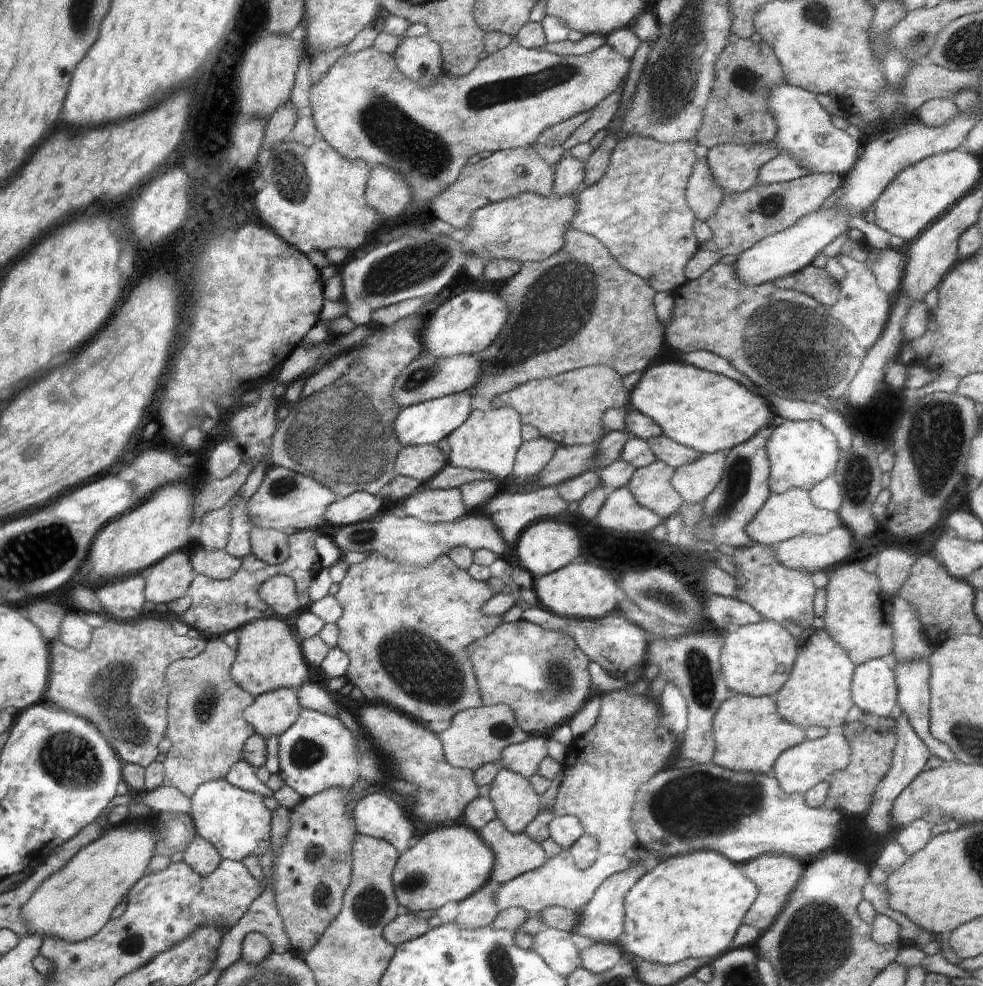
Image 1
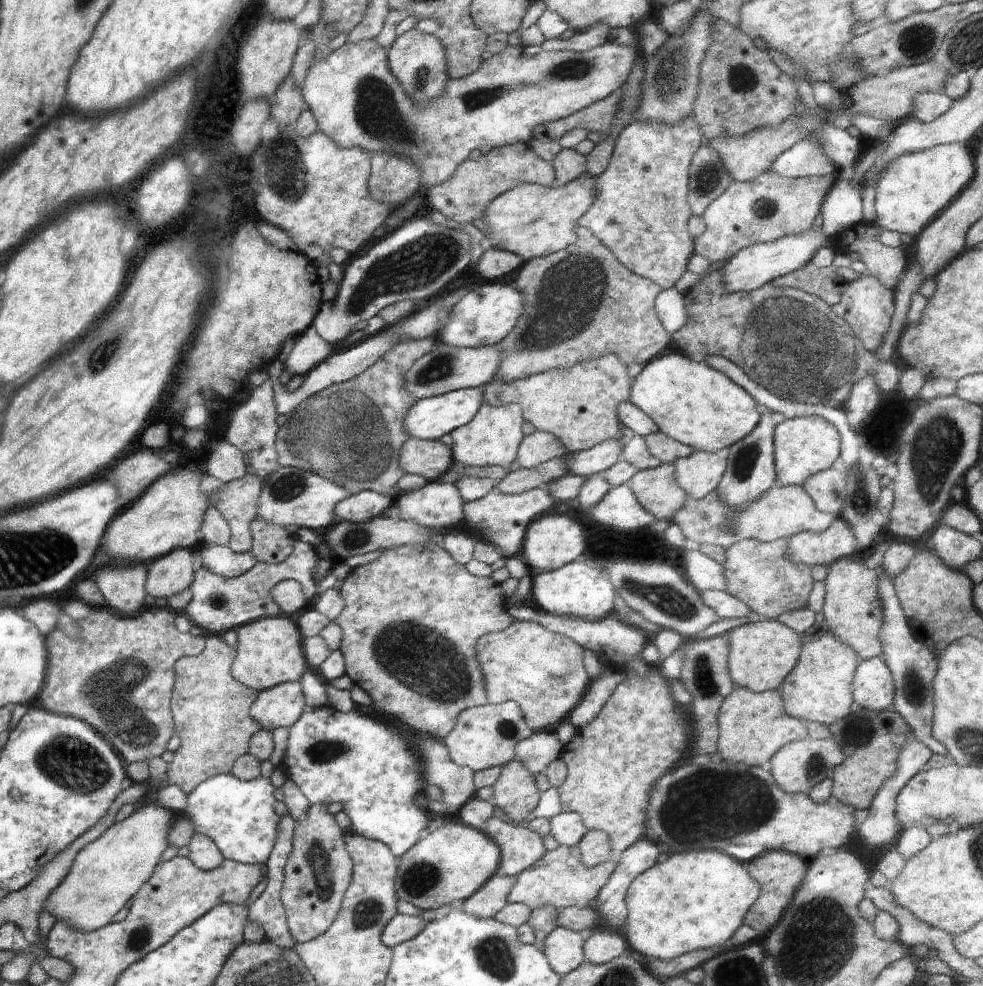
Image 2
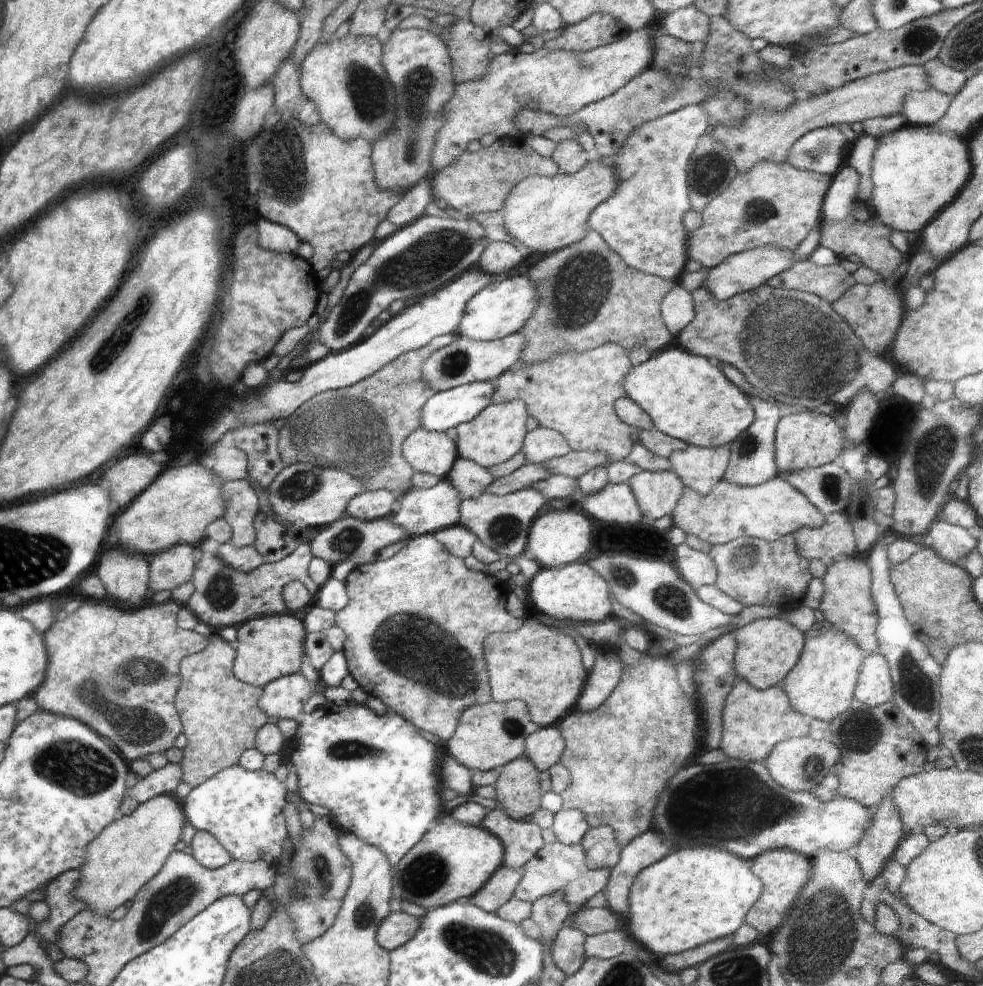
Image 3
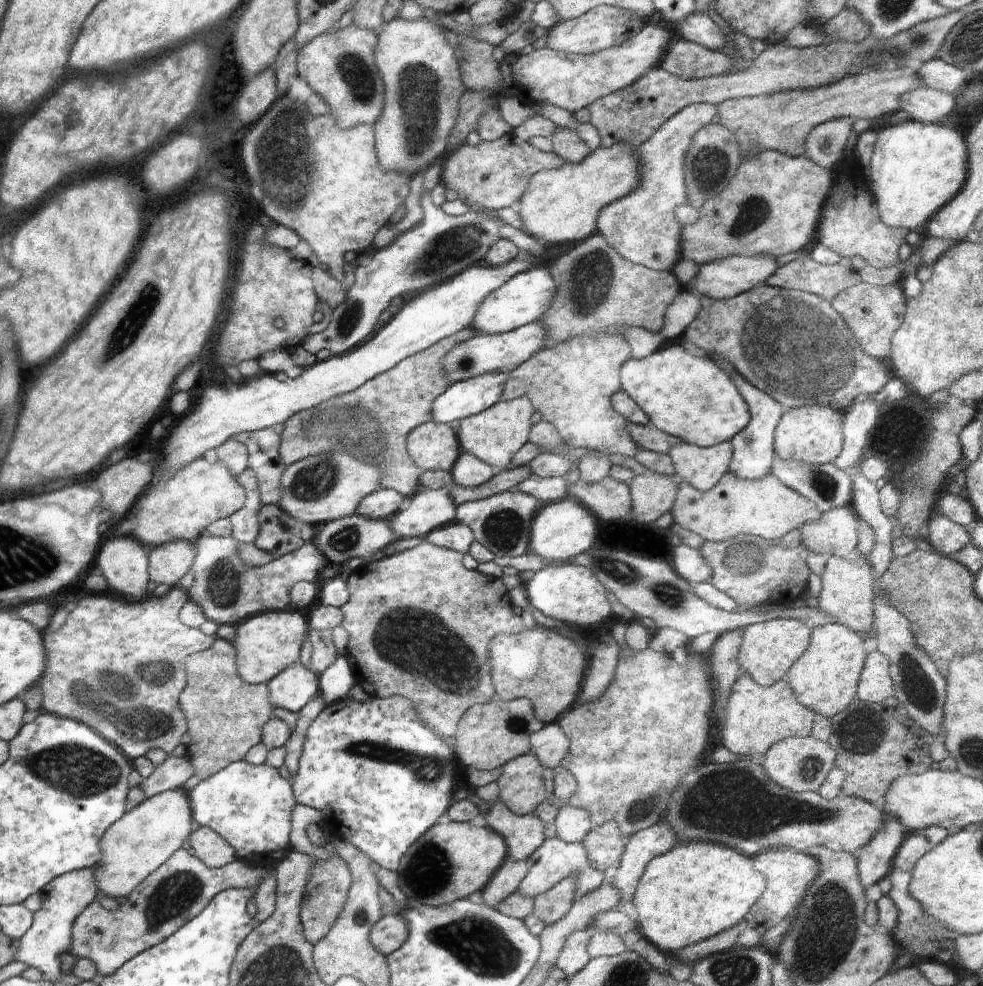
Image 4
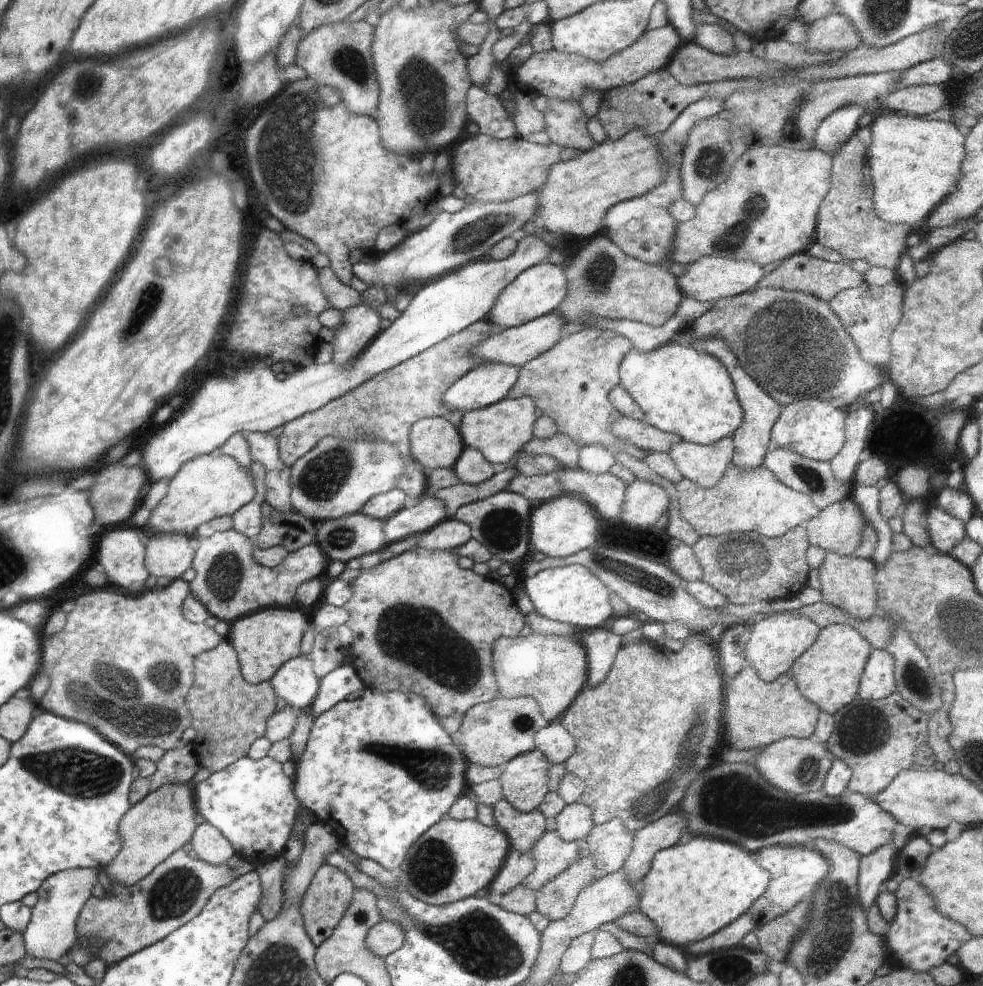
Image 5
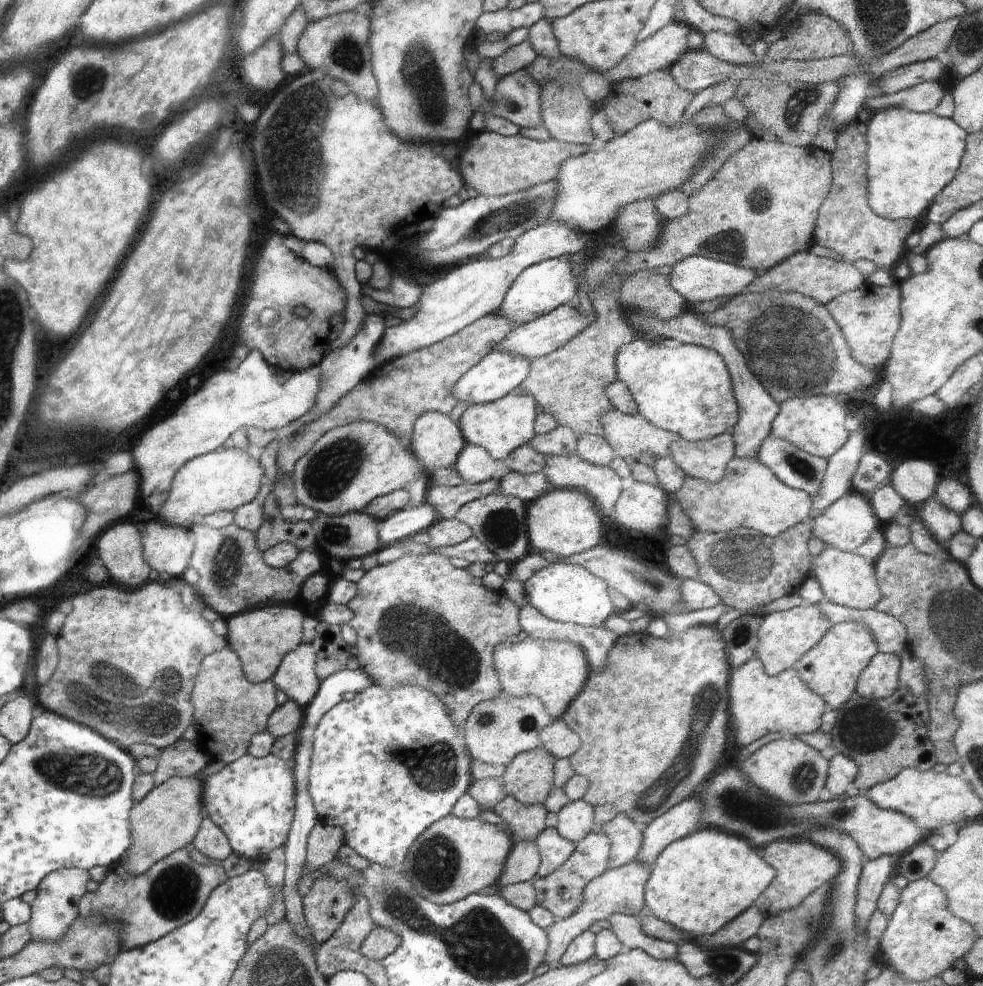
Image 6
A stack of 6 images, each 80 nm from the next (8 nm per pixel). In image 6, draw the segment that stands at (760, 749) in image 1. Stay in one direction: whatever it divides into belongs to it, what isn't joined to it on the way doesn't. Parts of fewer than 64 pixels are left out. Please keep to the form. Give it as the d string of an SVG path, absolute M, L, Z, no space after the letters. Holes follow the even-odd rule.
M756 656L742 666L732 669L729 699L733 724L736 726L736 738L742 746L766 734L788 732L790 736L798 736L814 732L820 728L820 718L826 712L824 700L816 696L816 692L808 690L796 669L770 676L765 671L763 661Z

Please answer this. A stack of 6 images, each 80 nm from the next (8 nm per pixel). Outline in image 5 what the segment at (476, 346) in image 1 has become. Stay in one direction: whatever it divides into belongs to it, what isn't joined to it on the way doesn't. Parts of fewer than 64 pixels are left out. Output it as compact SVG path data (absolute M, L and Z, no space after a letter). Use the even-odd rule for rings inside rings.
M540 263L527 268L499 296L494 307L486 318L497 330L517 327L558 310L566 298L569 282L565 274L565 265Z

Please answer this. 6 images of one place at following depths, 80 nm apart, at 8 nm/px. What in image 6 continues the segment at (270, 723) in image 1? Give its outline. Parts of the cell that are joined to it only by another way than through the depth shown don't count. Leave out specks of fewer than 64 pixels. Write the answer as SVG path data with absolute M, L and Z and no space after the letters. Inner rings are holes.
M304 641L285 656L272 682L278 689L283 690L289 699L305 708L319 692L321 681L316 672L317 665L318 653L314 644L312 641Z

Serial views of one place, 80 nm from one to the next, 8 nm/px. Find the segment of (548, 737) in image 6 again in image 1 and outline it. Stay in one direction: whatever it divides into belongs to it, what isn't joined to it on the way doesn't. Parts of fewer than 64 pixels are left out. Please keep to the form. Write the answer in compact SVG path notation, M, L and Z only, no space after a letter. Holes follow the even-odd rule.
M532 736L506 748L500 762L502 768L508 767L530 778L537 772L544 758L549 756L548 739L546 736Z

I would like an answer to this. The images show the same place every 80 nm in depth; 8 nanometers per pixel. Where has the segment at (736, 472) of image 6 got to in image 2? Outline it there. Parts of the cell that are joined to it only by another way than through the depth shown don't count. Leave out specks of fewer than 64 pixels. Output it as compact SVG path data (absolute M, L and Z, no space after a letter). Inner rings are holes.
M774 484L763 492L762 498L752 501L743 511L738 512L729 509L715 490L704 498L688 496L674 522L678 524L686 540L678 548L698 551L700 545L706 544L715 544L724 549L744 539L758 539L769 543L788 539L802 531L819 533L825 531L836 517L838 515L823 513L817 509L802 486Z

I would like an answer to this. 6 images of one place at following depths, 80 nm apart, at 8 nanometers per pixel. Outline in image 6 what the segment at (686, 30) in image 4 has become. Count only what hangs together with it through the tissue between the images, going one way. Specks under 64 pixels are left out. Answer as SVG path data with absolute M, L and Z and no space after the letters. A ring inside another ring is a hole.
M711 32L703 34L704 50L713 57L723 60L731 65L751 65L766 62L765 57L757 57L752 53L750 45L743 43L738 35L725 34L723 32Z

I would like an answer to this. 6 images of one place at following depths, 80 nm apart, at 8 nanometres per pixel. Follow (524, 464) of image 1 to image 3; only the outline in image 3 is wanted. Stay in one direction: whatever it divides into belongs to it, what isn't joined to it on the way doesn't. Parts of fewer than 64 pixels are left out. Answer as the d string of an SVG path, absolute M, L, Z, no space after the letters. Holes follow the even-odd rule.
M539 426L526 434L522 450L524 450L529 463L542 465L543 462L551 458L568 454L571 448L560 432Z

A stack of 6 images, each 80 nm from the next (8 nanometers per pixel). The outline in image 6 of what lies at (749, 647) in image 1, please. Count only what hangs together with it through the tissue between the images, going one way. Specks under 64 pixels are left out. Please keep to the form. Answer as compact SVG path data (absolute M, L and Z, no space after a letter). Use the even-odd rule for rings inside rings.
M801 604L785 611L775 611L764 616L763 623L757 632L756 657L763 661L765 671L770 675L793 668L793 666L808 652L816 642L828 632L833 624L828 617L823 615L818 604Z

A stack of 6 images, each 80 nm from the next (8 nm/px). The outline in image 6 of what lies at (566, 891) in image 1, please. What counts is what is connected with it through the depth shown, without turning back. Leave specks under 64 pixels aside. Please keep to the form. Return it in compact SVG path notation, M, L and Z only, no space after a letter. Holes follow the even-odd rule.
M548 827L535 840L541 856L538 876L554 872L573 853L575 843L566 840L554 827Z

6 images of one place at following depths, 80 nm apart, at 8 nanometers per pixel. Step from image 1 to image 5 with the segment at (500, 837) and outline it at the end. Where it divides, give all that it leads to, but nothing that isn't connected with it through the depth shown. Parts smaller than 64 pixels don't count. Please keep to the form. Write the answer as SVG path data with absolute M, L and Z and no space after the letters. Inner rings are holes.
M502 798L493 806L497 826L508 833L514 849L530 850L548 832L548 815L540 809L520 812L510 801Z

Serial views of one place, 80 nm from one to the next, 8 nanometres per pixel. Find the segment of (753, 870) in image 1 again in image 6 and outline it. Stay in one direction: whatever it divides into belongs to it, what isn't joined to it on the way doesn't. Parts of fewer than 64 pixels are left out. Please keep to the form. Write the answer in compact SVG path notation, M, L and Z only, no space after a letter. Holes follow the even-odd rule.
M805 838L770 842L766 846L764 860L771 867L774 867L776 876L760 896L760 900L755 900L754 906L766 918L800 906L800 903L809 894L812 894L823 884L834 881L843 868L841 860L836 855L833 855L832 851Z

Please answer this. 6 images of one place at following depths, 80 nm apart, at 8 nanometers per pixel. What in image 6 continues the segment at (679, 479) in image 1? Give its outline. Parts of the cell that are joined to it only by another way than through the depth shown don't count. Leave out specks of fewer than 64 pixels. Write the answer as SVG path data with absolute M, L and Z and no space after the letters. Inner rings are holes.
M732 432L701 441L676 440L672 444L672 460L686 476L716 484L727 474L727 467L735 457L736 447Z

